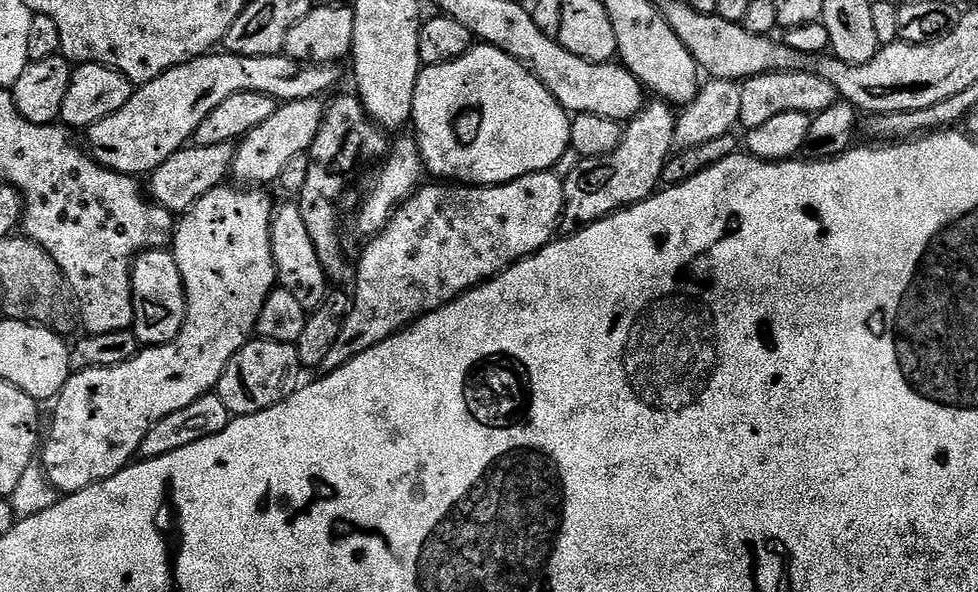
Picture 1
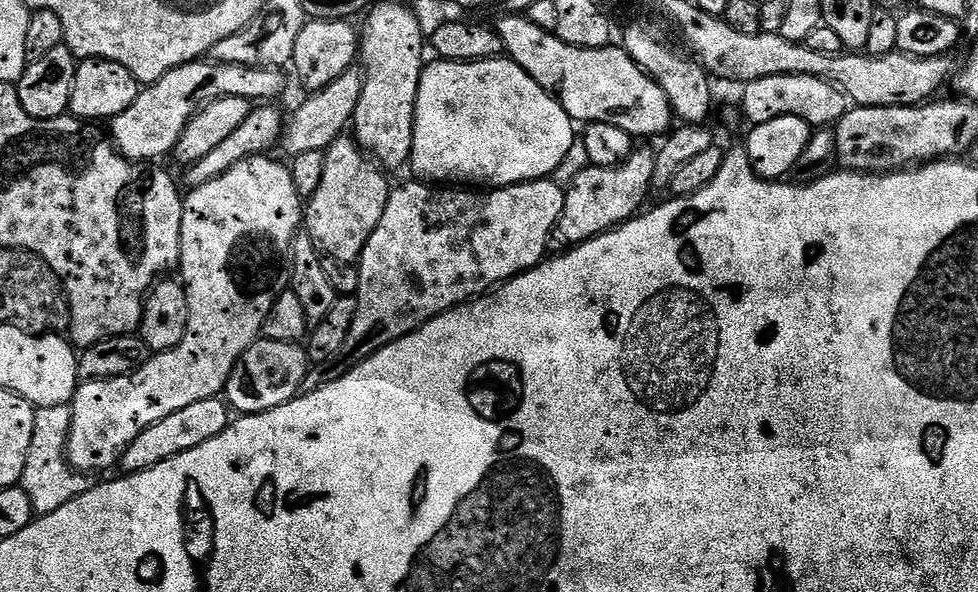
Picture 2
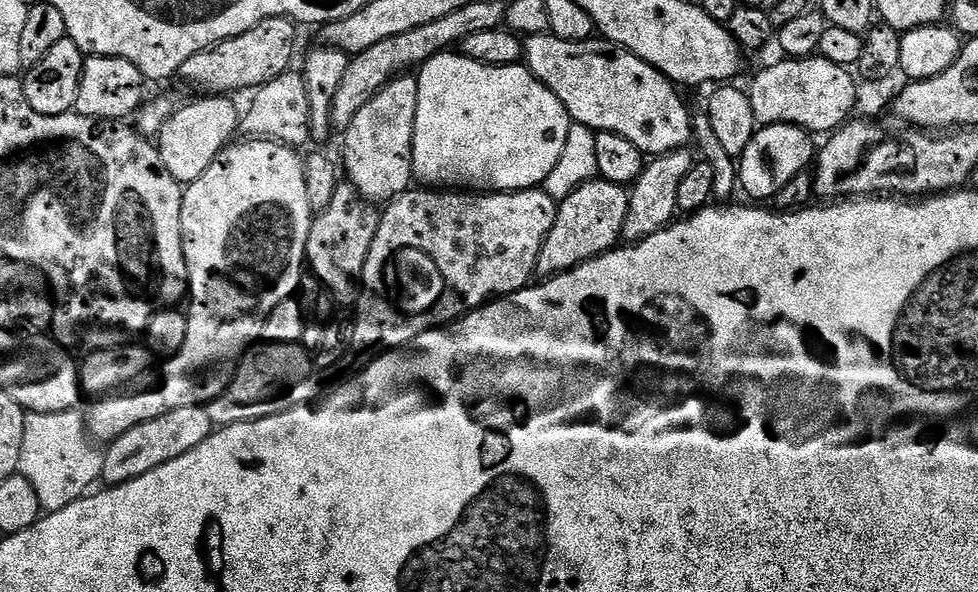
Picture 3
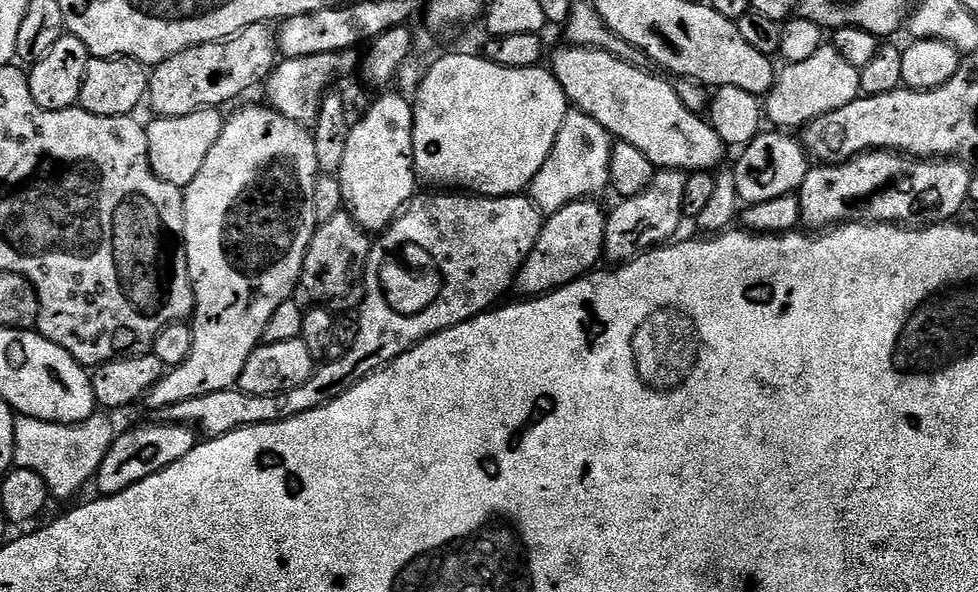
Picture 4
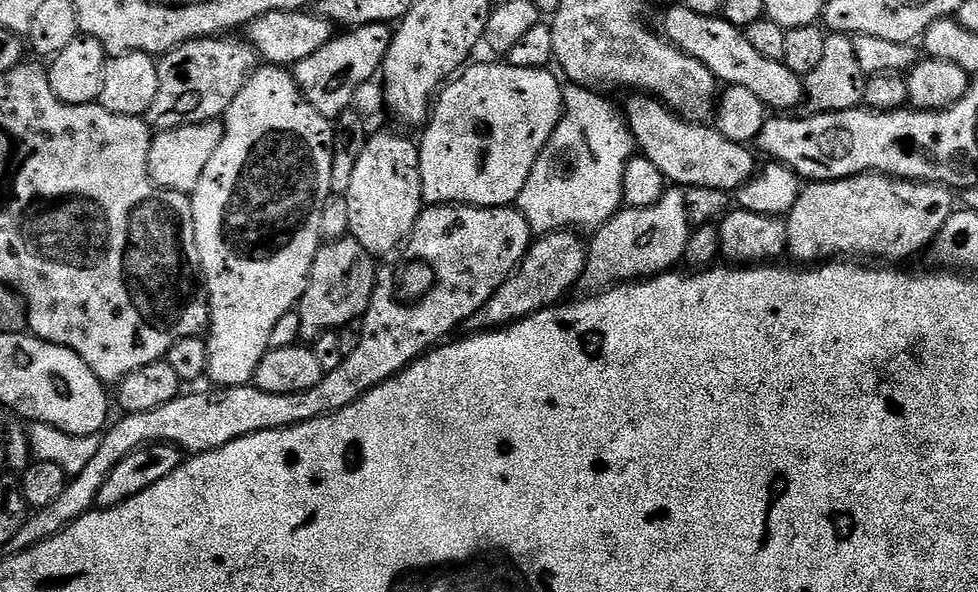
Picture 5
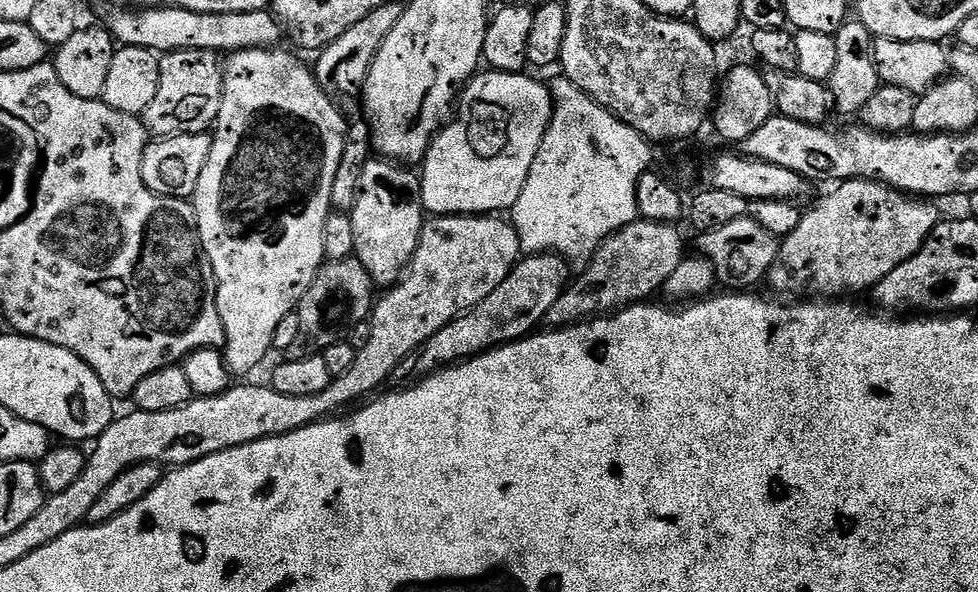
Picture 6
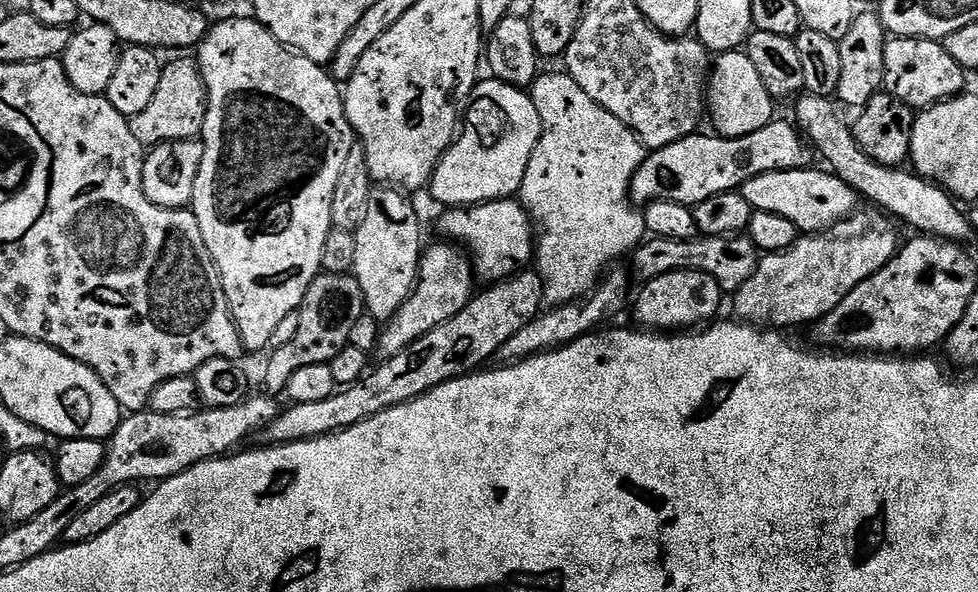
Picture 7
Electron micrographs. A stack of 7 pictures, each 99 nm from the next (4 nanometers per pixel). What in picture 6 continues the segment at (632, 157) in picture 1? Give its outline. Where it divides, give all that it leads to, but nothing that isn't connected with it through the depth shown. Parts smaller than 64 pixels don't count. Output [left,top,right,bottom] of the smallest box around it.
[391,252,570,386]

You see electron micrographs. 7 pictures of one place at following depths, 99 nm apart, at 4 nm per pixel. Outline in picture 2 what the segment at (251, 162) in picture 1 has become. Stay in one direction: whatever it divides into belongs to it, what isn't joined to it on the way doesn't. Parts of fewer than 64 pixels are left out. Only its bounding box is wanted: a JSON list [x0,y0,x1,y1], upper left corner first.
[282,71,364,157]

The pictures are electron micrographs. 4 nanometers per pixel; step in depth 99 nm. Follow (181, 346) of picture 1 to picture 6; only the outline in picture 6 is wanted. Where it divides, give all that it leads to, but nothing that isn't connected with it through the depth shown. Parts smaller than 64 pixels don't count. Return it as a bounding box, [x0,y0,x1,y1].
[194,47,350,378]

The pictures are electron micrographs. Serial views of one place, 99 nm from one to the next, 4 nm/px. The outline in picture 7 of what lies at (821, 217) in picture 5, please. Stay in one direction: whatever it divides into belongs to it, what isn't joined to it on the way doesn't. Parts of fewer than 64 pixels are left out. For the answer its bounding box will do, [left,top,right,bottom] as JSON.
[731,215,902,330]

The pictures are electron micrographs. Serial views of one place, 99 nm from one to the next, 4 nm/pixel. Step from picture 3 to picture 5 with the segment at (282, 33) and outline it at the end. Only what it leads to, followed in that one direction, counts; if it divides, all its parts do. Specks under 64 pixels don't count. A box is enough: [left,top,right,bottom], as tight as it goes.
[146,34,258,130]

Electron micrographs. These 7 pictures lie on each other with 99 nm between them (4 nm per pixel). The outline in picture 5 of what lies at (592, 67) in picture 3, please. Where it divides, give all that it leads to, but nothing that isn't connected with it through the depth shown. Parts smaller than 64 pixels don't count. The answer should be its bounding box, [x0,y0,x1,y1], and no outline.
[622,94,758,194]

